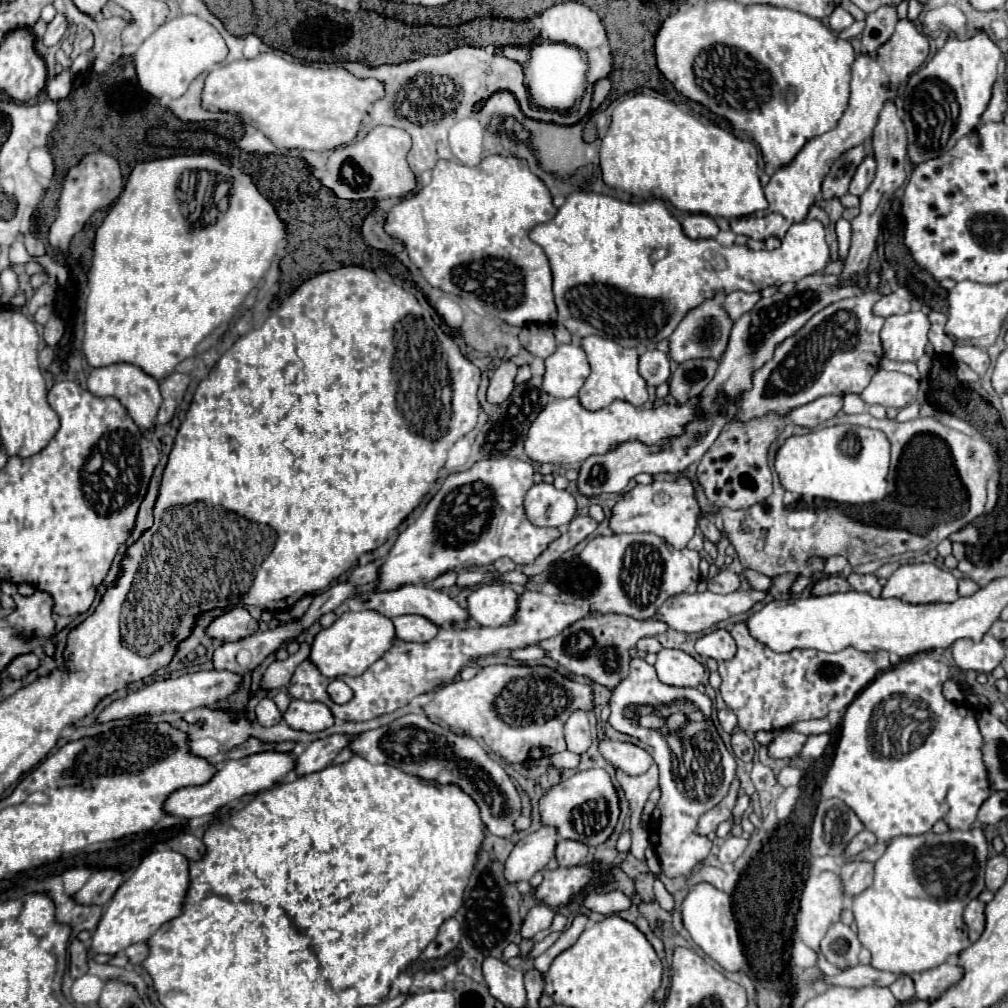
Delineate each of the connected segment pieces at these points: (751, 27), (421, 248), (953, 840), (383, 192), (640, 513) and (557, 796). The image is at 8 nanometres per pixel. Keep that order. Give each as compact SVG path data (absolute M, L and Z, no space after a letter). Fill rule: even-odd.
M714 1L714 3L692 5L684 11L678 11L674 15L670 15L662 23L662 27L656 35L656 67L674 85L674 89L680 95L684 95L686 99L692 99L692 101L704 105L708 111L728 119L734 131L748 131L752 135L752 139L758 143L764 163L768 163L776 169L788 165L798 155L798 151L804 147L806 141L810 141L812 137L818 137L818 135L836 127L838 119L842 117L842 113L846 111L846 105L848 105L850 67L852 67L854 59L856 59L856 55L854 55L854 49L852 49L850 41L844 41L838 35L834 35L828 27L822 25L822 21L812 19L812 17L808 17L804 13L798 13L798 11L792 11L792 9L782 9L782 7L772 7L772 5L742 5L742 3L736 3L736 1Z
M490 155L476 167L456 161L438 161L432 171L432 181L388 211L384 231L404 243L410 261L432 287L454 295L468 293L482 303L486 313L496 315L508 325L554 325L556 305L552 295L550 265L542 247L532 243L528 237L534 225L546 223L554 215L556 207L552 205L546 185L530 173L524 159Z
M972 827L968 831L958 831L958 829L950 829L942 835L936 835L932 831L928 833L922 833L922 835L916 835L916 837L894 837L884 855L874 863L874 881L872 885L862 891L860 895L854 897L852 901L852 911L854 911L854 923L858 927L858 939L860 943L870 949L872 953L872 967L880 969L880 971L890 971L890 973L922 973L922 971L928 971L928 969L934 969L938 965L942 965L948 957L952 955L958 955L960 951L964 951L966 947L970 947L970 941L968 941L968 929L964 925L964 919L962 919L962 911L964 907L968 905L968 901L976 899L982 891L984 891L984 869L986 869L986 859L988 859L988 843L986 843L986 837L984 837L984 831L980 827Z
M378 125L362 141L342 145L326 161L326 171L320 177L320 183L328 187L336 197L362 201L362 199L380 199L396 197L402 199L416 189L416 179L412 169L406 163L406 153L410 151L410 135L398 127ZM342 167L348 167L342 175Z
M682 477L678 481L654 481L650 485L636 485L632 491L622 495L622 499L614 507L614 515L610 517L610 527L616 533L654 533L654 535L666 539L672 547L684 549L688 545L688 541L694 537L698 513L700 513L700 505L694 497L694 485L688 479Z
M588 769L578 771L572 777L560 781L558 785L550 787L538 799L538 813L540 823L546 827L554 827L558 837L582 841L584 845L596 847L604 843L616 827L620 809L618 809L618 795L610 781L610 775L604 769Z

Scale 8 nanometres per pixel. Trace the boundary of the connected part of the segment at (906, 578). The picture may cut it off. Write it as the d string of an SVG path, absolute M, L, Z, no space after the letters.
M934 563L900 565L886 581L882 597L898 597L906 603L950 603L958 599L958 579L950 571L944 571Z

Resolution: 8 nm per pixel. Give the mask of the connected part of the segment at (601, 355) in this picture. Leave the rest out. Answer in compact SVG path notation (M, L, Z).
M596 335L584 337L580 341L580 345L582 345L582 349L584 349L586 357L588 357L590 369L592 369L588 379L582 385L580 393L578 393L580 405L584 409L598 411L598 409L608 407L612 401L628 401L628 403L632 403L634 407L640 409L648 401L646 381L638 373L638 351L636 349L620 347L618 343L614 343L610 339L596 337Z

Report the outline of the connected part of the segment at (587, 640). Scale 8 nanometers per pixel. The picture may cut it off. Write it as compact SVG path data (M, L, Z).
M602 615L602 617L584 617L576 621L574 625L566 627L556 637L550 637L546 641L540 641L538 645L548 653L550 659L554 659L558 665L562 665L566 671L574 675L588 677L604 687L616 687L622 679L628 675L628 663L630 663L630 649L636 645L642 637L656 637L666 633L668 625L664 621L636 621L622 615Z

